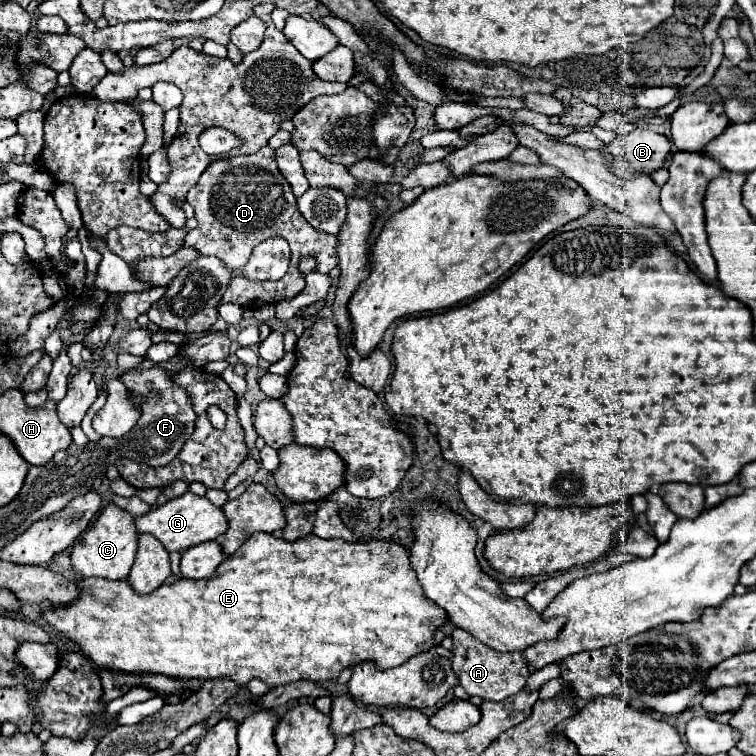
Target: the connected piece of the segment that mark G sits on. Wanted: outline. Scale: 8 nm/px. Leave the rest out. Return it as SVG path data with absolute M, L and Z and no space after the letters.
M184 493L178 499L172 499L152 511L148 511L142 517L134 519L138 533L154 535L168 551L186 551L194 545L200 545L204 541L216 541L224 535L224 529L228 529L228 521L222 513L222 509L214 507L206 497L198 497L194 493Z

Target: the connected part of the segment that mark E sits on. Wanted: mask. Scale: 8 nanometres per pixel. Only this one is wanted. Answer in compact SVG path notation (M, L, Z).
M256 533L252 535L234 555L226 557L218 569L212 573L210 579L202 579L202 581L188 581L188 579L178 579L170 585L162 585L156 591L148 593L148 595L138 595L136 591L132 591L132 587L128 585L128 581L106 581L106 579L82 579L78 581L78 587L82 589L82 595L66 605L66 607L54 607L54 611L46 611L44 619L54 625L58 631L62 631L64 635L68 635L70 639L74 639L82 651L86 653L86 657L90 657L98 667L104 669L112 669L112 671L124 671L124 673L160 673L166 677L180 677L180 679L232 679L238 685L246 685L248 681L252 681L254 677L266 681L270 687L278 687L278 685L286 685L292 681L328 681L328 679L336 679L340 675L342 669L346 667L354 667L358 663L374 663L378 669L390 669L390 667L398 667L402 663L406 663L410 657L428 651L430 647L436 645L436 641L432 639L434 631L438 631L440 627L446 625L448 615L434 605L422 591L422 587L418 585L416 575L412 573L412 565L410 565L410 549L394 543L394 541L356 541L356 543L348 543L344 539L320 539L316 535L308 535L304 539L298 539L294 543L288 543L284 539L276 539L270 533Z

